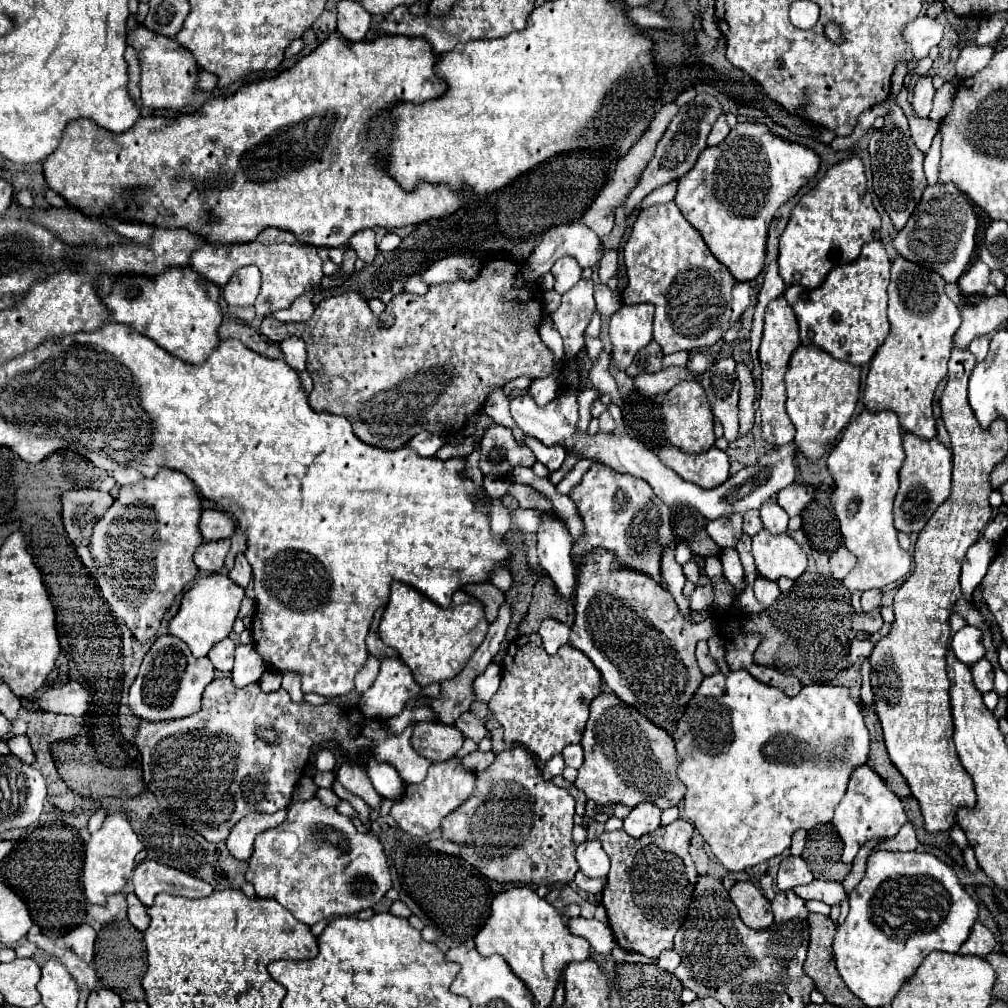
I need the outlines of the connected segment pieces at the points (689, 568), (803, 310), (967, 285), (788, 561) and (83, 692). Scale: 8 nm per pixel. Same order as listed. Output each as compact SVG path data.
M688 561L688 563L684 563L682 565L682 571L684 571L684 575L686 575L686 579L688 581L692 581L692 583L698 583L698 577L700 577L700 567L698 567L698 563L696 561Z
M870 241L862 247L862 253L856 261L834 267L820 287L786 287L784 299L796 313L802 345L820 347L840 361L866 365L890 331L886 317L888 273L890 259L882 241Z
M974 259L966 269L966 273L958 279L958 287L964 293L984 293L988 285L988 275L990 275L988 265L980 259Z
M762 529L752 539L752 553L758 573L770 581L778 581L778 577L798 579L806 571L806 553L786 533L774 535Z
M76 681L46 687L36 699L42 711L74 715L74 717L84 717L86 711L90 709L90 701L92 701L92 693Z

